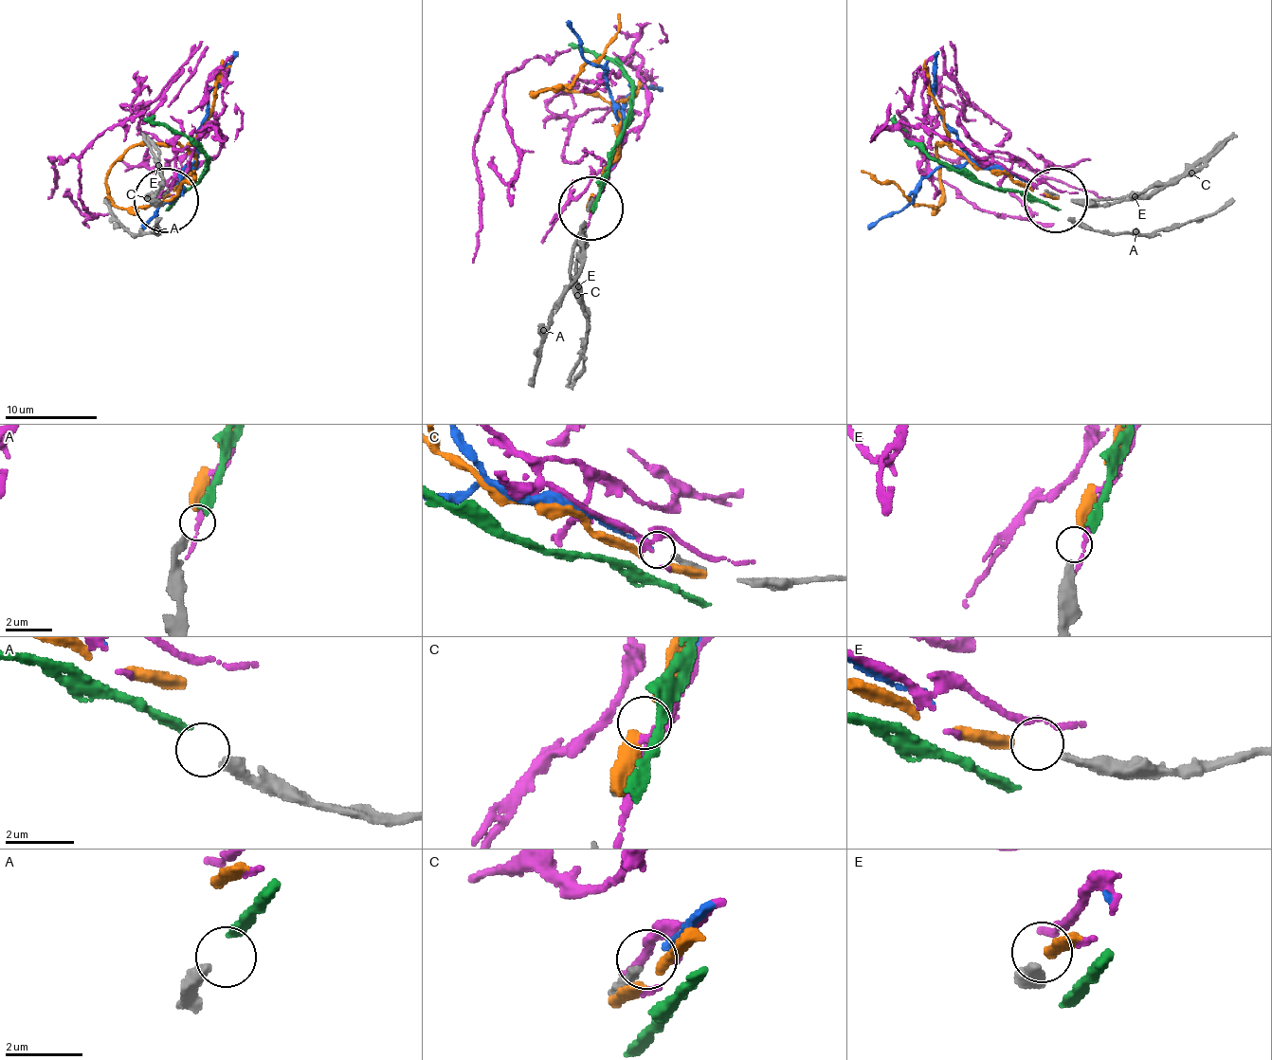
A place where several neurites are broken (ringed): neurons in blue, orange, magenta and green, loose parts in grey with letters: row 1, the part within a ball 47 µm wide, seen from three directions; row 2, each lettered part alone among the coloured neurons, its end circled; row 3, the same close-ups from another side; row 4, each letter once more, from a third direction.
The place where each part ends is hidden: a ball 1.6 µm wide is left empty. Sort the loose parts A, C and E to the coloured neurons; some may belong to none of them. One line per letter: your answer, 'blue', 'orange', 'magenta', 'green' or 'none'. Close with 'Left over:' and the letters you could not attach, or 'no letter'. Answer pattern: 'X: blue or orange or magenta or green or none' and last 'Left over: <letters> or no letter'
A: none
C: blue
E: orange
Left over: A

